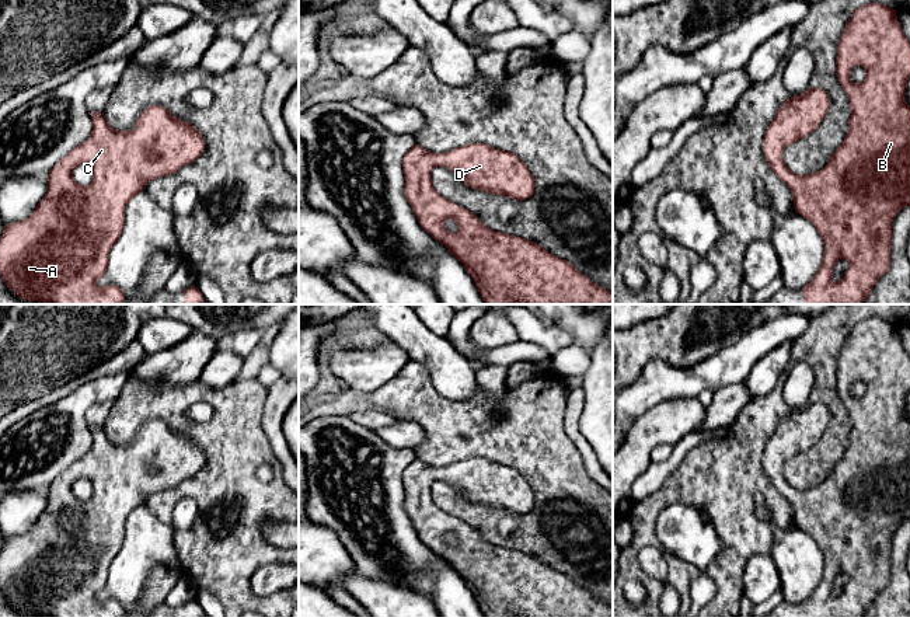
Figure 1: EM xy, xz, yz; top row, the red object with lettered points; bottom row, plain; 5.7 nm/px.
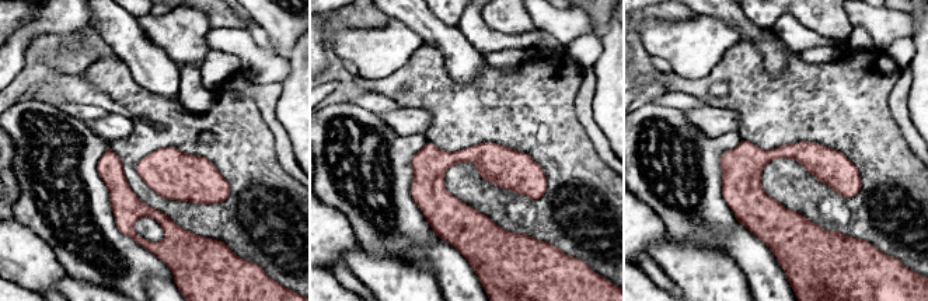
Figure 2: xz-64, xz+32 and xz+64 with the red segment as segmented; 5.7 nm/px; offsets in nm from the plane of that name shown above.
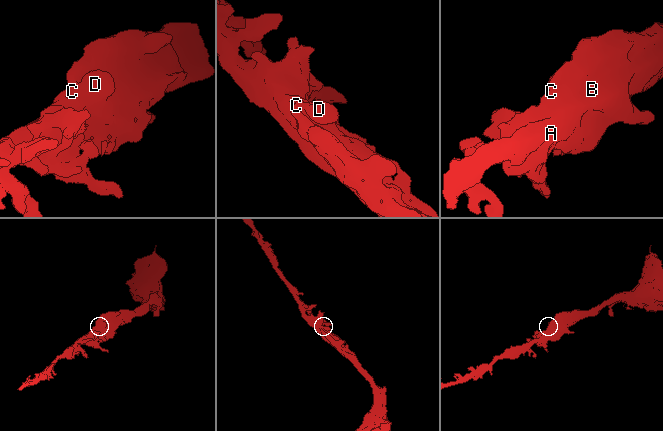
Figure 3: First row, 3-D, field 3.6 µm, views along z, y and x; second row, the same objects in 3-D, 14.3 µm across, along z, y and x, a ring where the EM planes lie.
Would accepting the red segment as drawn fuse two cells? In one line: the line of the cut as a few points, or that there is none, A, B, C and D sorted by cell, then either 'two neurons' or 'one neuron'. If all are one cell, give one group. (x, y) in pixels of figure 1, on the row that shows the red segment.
no cut; A B C D; one neuron

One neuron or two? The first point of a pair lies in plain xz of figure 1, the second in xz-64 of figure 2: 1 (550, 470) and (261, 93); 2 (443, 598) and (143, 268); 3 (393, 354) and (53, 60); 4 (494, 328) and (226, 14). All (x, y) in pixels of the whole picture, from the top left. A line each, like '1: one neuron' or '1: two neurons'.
1: two neurons
2: two neurons
3: one neuron
4: two neurons

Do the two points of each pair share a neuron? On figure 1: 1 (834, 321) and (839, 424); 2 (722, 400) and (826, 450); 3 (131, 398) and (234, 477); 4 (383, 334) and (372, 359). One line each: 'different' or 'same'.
1: same
2: different
3: same
4: different

